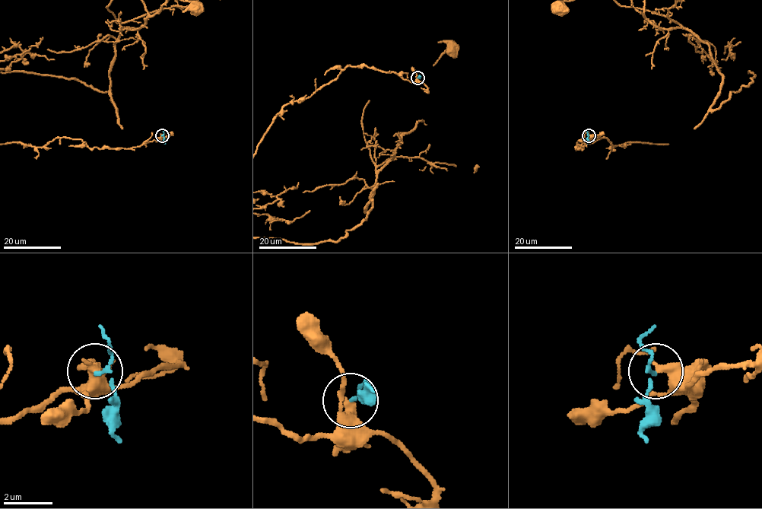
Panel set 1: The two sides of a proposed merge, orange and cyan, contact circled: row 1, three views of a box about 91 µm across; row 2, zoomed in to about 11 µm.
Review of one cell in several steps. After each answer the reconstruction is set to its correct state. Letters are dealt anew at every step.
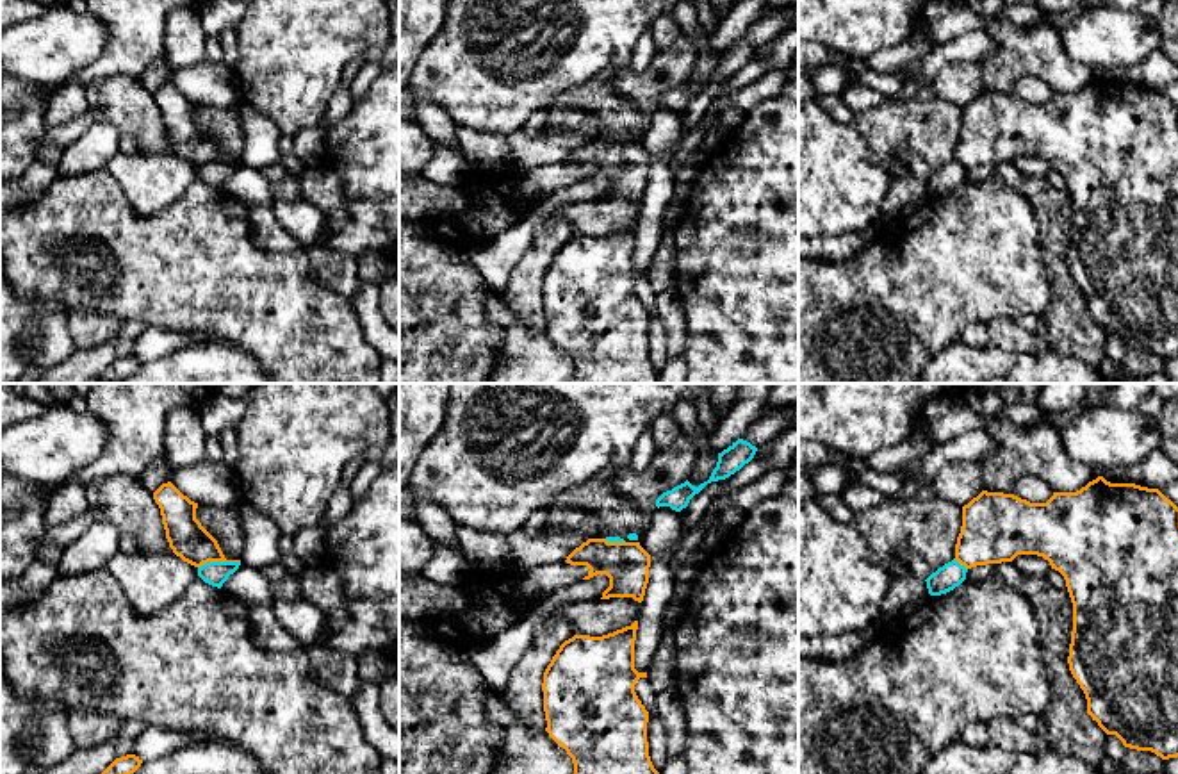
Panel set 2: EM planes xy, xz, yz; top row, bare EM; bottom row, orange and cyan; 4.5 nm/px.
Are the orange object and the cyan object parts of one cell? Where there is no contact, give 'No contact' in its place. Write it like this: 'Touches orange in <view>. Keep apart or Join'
Touches orange in xy. Keep apart

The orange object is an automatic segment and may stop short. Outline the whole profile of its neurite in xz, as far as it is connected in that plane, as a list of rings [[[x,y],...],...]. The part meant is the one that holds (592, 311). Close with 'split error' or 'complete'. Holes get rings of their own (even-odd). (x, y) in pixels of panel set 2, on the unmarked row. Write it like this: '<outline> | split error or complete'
[[[638,221],[602,237],[565,241],[544,273],[544,312],[549,337],[574,364],[570,383],[659,383],[649,357],[649,312],[634,285],[647,273],[634,269]]] | complete

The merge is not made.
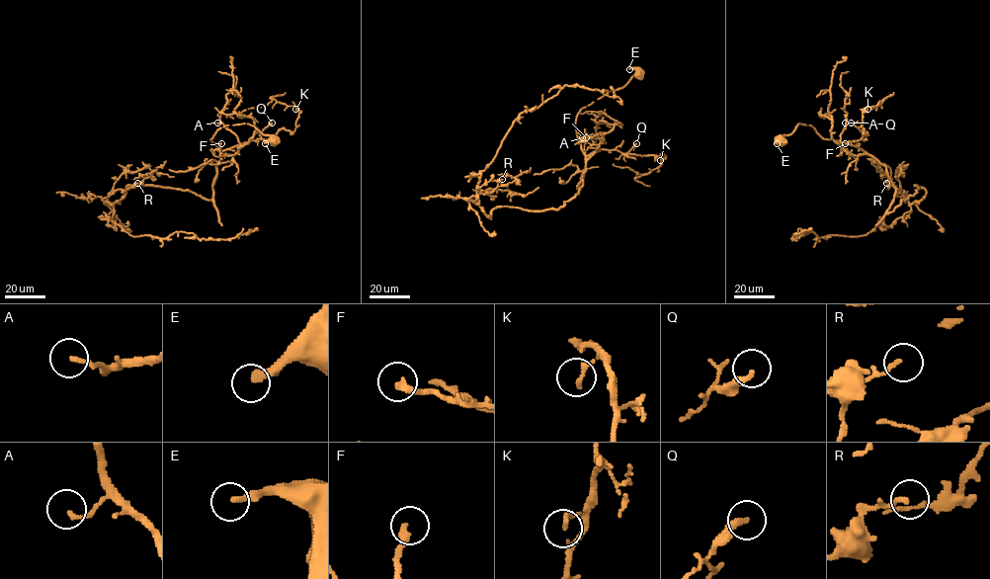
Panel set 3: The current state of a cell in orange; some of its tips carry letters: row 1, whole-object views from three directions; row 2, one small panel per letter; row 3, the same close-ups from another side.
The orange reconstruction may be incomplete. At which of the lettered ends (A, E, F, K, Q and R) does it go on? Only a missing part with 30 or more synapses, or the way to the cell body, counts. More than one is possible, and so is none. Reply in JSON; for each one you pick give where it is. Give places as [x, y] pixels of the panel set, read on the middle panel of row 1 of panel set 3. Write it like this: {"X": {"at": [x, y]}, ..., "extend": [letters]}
{"extend": []}

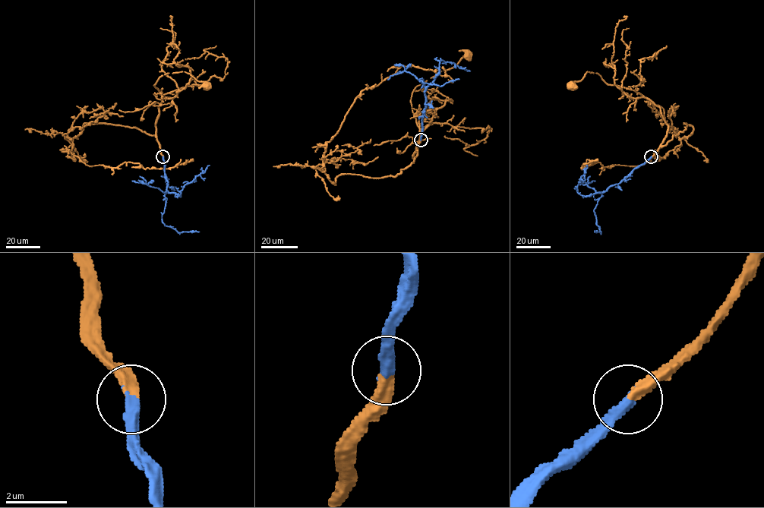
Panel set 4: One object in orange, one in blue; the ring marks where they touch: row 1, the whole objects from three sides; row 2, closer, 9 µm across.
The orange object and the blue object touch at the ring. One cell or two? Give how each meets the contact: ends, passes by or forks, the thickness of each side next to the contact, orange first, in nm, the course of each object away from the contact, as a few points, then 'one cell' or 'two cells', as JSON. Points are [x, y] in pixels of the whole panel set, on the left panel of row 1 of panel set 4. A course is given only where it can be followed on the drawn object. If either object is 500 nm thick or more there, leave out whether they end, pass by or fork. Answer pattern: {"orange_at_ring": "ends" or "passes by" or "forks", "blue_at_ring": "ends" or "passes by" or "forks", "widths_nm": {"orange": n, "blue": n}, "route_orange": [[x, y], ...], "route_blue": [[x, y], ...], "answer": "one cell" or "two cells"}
{"orange_at_ring": "ends", "blue_at_ring": "ends", "widths_nm": {"orange": 360, "blue": 400}, "route_orange": [[163, 157], [156, 125], [162, 94], [153, 85], [162, 75], [181, 71], [206, 85]], "route_blue": [[163, 157], [168, 185], [162, 222], [178, 233], [199, 231]], "answer": "one cell"}

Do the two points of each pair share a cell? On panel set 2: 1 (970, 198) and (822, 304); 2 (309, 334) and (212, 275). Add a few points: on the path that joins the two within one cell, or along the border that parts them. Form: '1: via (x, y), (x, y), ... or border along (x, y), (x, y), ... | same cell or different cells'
1: via (932, 236), (865, 304), (859, 304) | same cell
2: via (286, 320), (266, 304), (236, 293) | same cell

